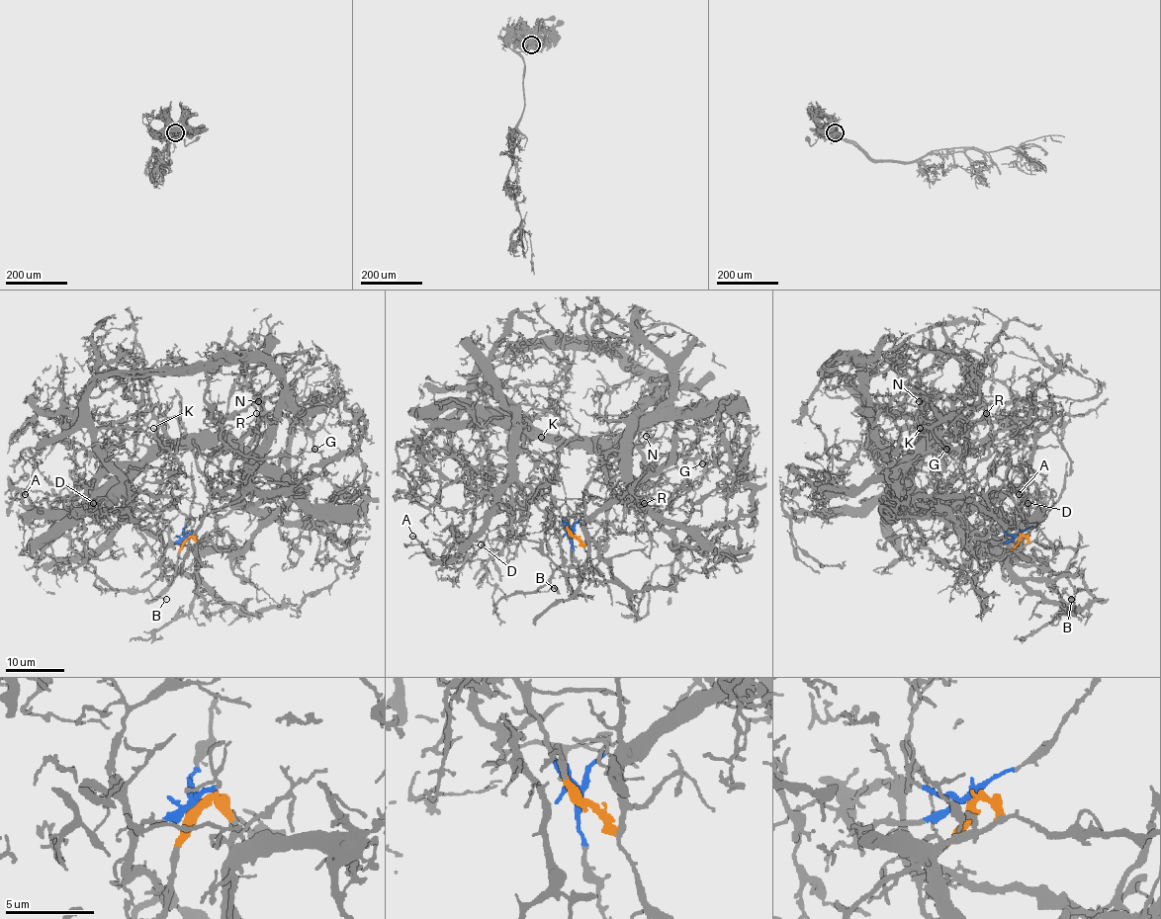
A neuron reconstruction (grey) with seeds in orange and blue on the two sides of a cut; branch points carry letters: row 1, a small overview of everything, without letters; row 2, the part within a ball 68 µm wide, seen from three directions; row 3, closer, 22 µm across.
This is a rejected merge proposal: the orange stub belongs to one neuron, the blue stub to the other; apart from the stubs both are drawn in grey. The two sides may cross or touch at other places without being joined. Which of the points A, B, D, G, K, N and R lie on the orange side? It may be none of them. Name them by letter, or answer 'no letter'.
G, K, N, R

